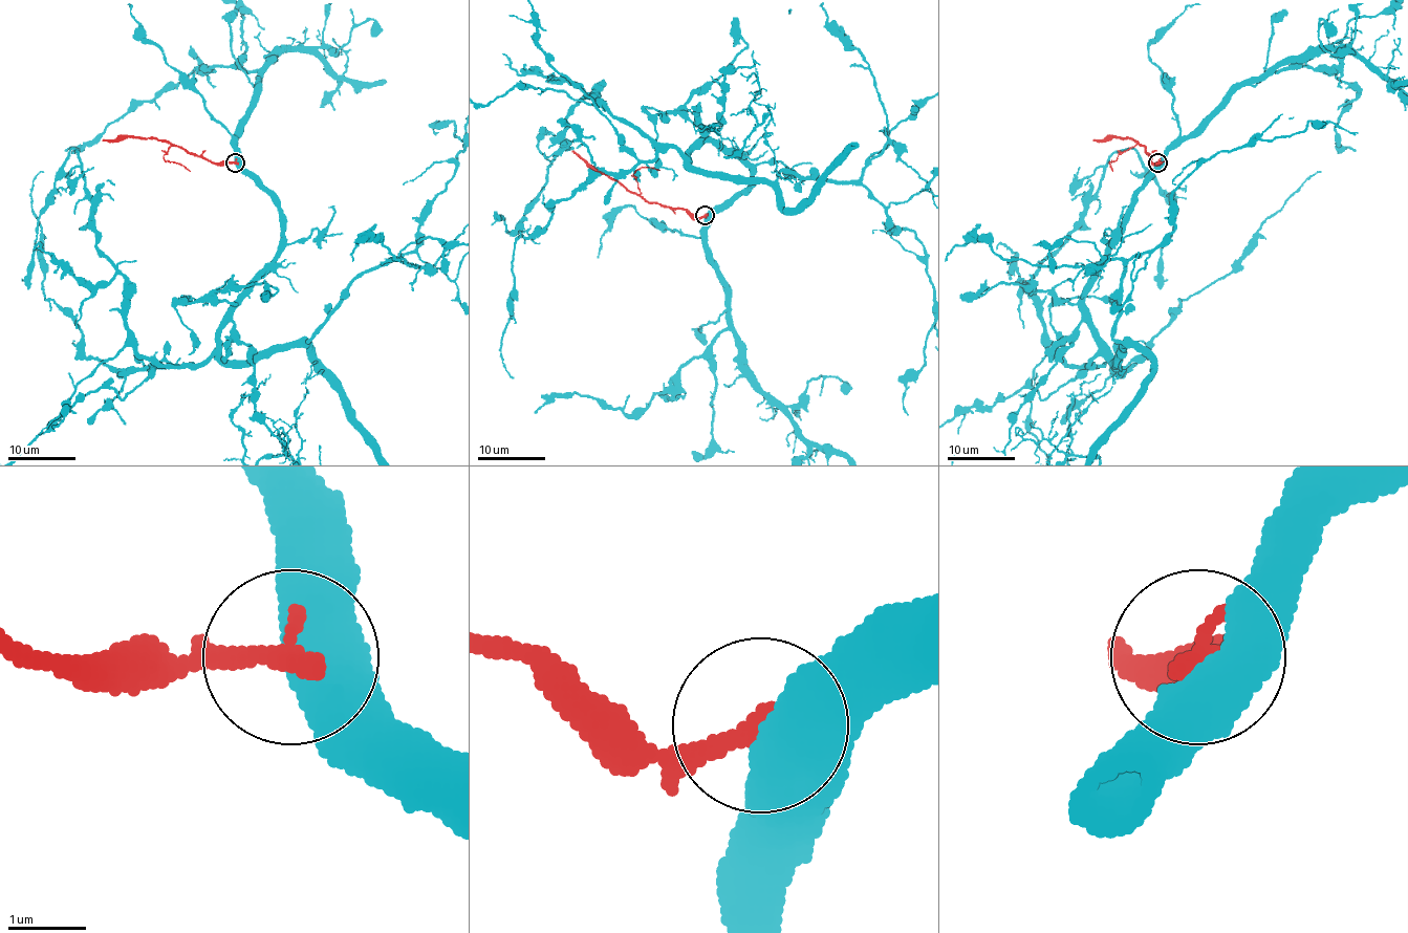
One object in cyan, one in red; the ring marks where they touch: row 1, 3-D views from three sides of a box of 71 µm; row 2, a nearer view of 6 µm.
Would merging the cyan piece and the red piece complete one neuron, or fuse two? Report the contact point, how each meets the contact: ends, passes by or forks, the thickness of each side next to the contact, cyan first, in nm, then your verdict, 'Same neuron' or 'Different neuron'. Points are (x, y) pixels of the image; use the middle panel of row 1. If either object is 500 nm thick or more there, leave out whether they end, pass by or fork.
Place: (705, 215). Thickness 750 nm (cyan) against 360 nm. Different neuron

